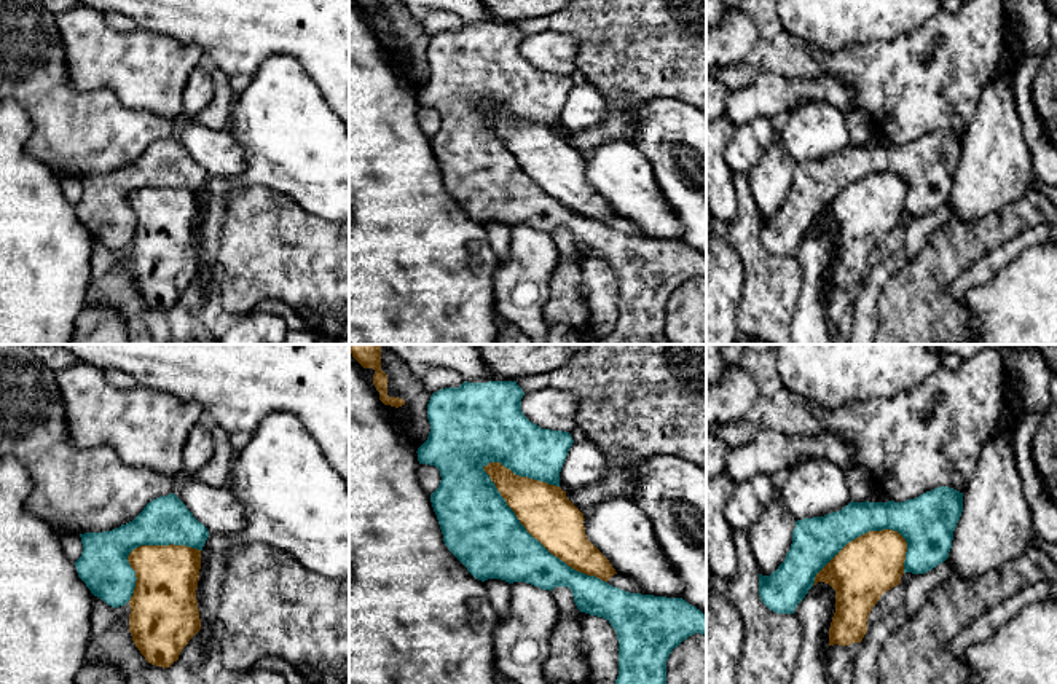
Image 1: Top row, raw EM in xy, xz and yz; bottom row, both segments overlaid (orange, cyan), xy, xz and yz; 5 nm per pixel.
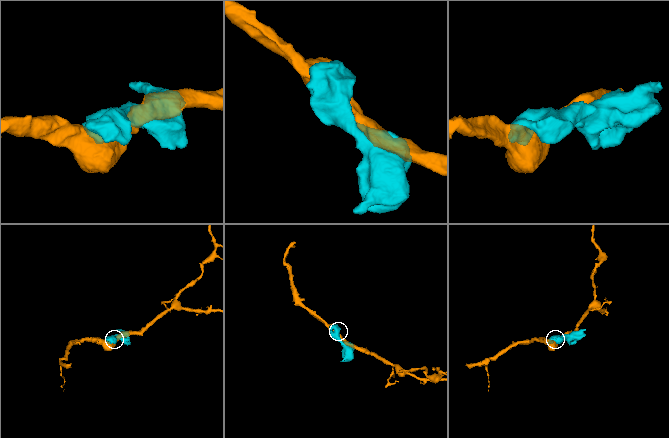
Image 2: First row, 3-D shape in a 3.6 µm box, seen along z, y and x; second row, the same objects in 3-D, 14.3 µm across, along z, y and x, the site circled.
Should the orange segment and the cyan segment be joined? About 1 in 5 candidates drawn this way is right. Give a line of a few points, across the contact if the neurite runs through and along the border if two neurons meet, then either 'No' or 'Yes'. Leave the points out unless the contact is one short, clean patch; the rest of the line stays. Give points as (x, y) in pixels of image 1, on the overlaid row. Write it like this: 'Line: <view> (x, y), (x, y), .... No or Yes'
No

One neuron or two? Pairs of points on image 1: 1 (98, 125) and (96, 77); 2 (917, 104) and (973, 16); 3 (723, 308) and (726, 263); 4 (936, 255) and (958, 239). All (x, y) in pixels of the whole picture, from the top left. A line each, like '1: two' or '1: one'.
1: two
2: one
3: one
4: one

